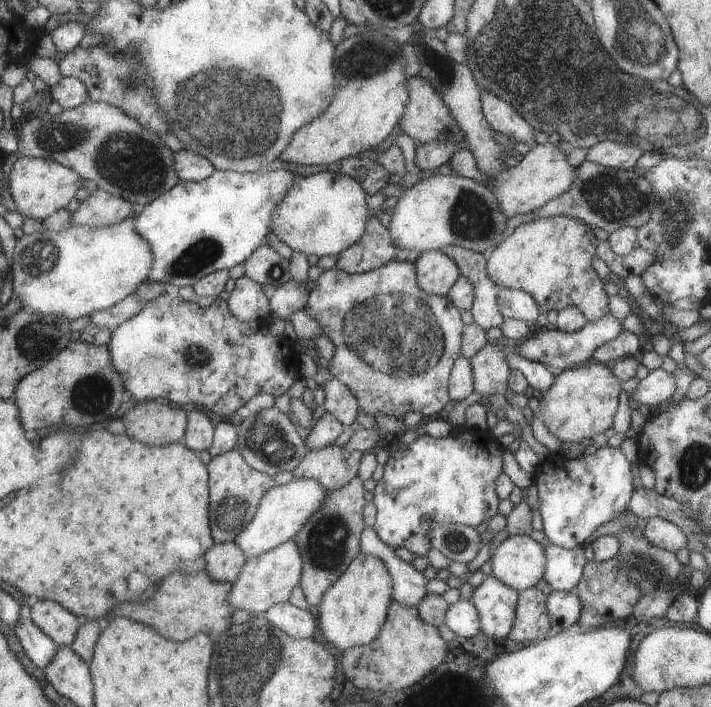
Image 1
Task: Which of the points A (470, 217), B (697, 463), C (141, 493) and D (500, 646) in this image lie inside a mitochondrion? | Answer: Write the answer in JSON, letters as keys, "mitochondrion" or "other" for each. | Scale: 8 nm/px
{"A":"mitochondrion","B":"mitochondrion","C":"other","D":"other"}

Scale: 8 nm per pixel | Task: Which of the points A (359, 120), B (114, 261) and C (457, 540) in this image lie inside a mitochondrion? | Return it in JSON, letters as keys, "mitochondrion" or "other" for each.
{"A":"other","B":"other","C":"mitochondrion"}

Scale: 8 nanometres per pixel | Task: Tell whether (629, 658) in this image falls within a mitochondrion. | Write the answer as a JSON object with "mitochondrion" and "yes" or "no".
{"mitochondrion":"no"}

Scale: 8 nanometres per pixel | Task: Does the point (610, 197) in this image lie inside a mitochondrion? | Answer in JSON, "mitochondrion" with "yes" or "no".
{"mitochondrion":"yes"}

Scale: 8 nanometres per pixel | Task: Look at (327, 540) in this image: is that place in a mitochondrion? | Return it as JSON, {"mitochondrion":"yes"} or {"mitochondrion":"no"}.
{"mitochondrion":"yes"}

